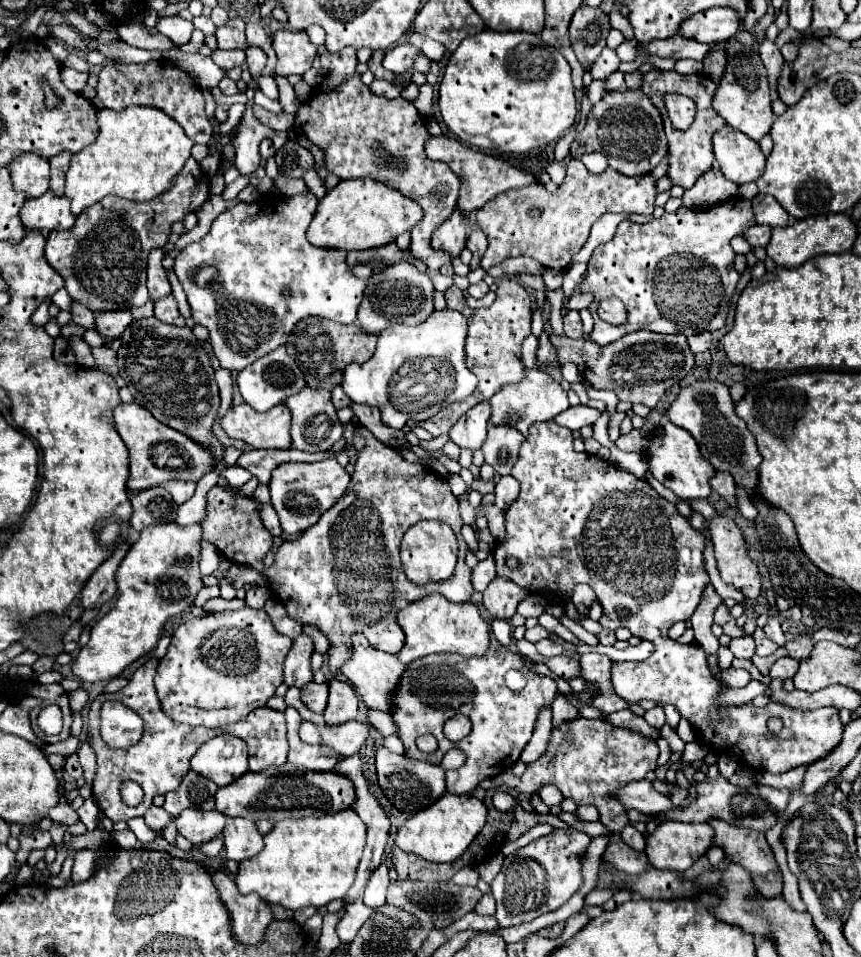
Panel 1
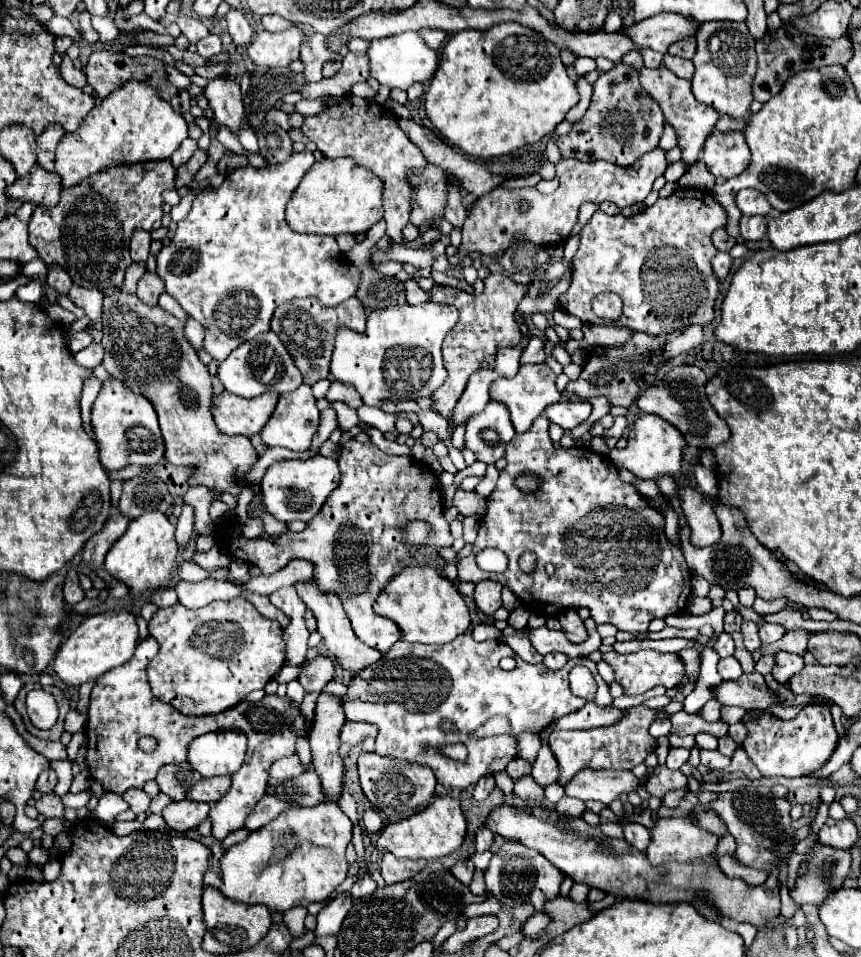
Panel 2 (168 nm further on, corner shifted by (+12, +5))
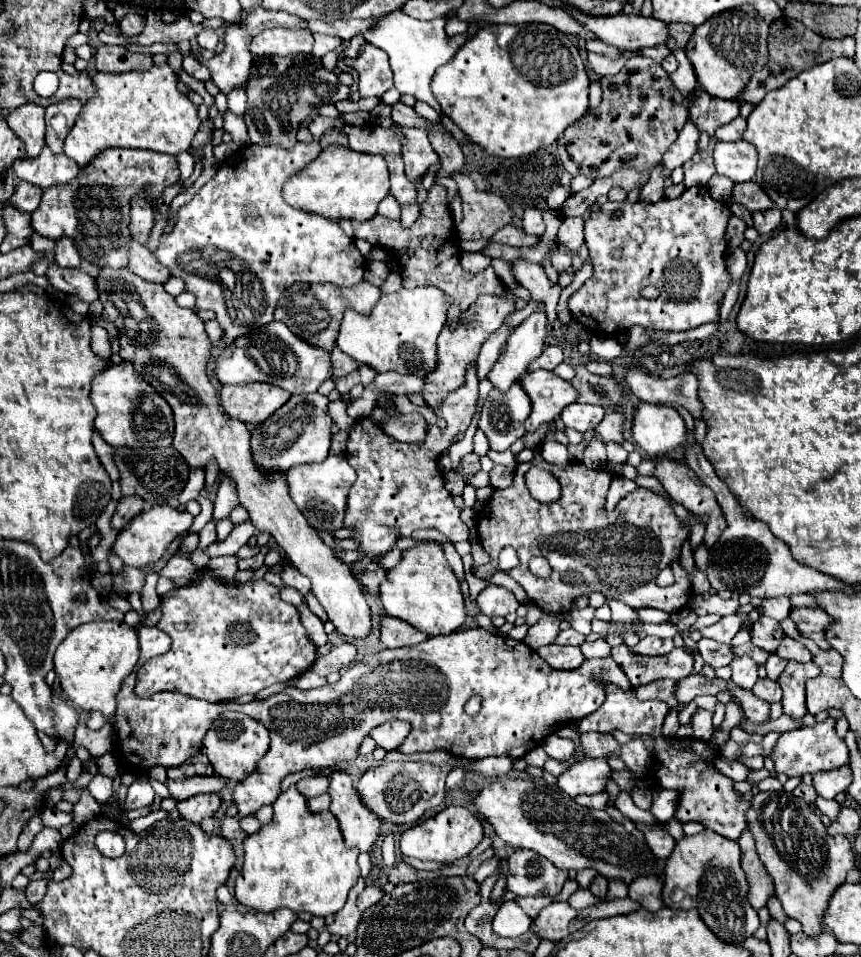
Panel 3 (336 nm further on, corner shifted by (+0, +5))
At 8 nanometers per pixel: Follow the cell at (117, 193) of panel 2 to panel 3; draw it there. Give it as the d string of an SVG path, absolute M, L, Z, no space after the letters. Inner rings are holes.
M103 150L85 166L73 182L65 186L51 186L49 190L43 190L41 204L31 214L31 226L41 236L49 238L61 238L69 236L75 242L75 248L79 250L81 258L95 264L95 266L113 266L113 268L125 268L127 266L127 242L129 242L129 200L133 194L137 194L141 188L149 188L151 198L157 198L163 194L163 190L179 180L179 164L177 158L169 158L169 154L153 154L149 150Z

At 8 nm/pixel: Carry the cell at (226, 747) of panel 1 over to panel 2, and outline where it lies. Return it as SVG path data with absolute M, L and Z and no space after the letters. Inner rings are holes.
M209 732L189 744L187 760L203 778L213 778L237 772L243 764L245 750L247 738L243 732Z

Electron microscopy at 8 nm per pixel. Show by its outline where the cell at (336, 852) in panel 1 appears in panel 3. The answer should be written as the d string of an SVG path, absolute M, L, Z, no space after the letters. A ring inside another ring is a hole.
M295 786L279 794L273 808L275 808L273 820L261 826L255 834L249 834L245 838L243 874L239 874L235 882L237 902L259 912L289 908L293 912L309 912L321 918L339 912L347 902L349 890L357 884L361 874L357 866L357 856L359 856L357 848L347 848L341 838L337 818L333 818L331 812L311 812L307 808L307 798Z

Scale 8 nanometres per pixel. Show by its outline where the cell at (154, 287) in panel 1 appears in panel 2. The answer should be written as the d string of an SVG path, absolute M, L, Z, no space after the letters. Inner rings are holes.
M137 230L131 238L131 260L133 262L147 262L149 258L149 246L151 246L151 234Z

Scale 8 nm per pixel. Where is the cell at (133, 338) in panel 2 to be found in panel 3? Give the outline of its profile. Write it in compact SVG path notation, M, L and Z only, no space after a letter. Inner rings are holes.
M109 266L99 268L99 276L95 278L97 282L97 292L99 292L99 302L105 308L105 316L119 328L119 344L121 344L121 358L123 360L131 360L135 370L153 386L159 388L161 396L169 402L169 406L173 408L175 414L175 436L173 436L173 446L175 450L187 460L187 464L193 466L201 466L205 468L209 458L217 458L221 472L229 474L235 484L237 484L237 492L239 492L239 502L243 508L249 510L251 514L251 522L257 530L267 530L277 544L281 546L281 550L287 554L287 558L293 562L293 566L305 574L311 584L313 584L313 592L319 598L319 602L323 604L323 608L329 614L329 620L335 624L337 632L347 636L347 638L365 638L371 632L371 614L369 614L369 604L359 588L359 582L355 580L355 576L351 574L351 568L347 564L343 564L341 560L335 558L333 550L329 546L325 546L325 542L319 538L319 532L309 526L309 522L305 522L305 516L297 510L295 502L289 496L287 484L283 480L283 476L275 474L265 478L265 474L261 474L257 470L257 466L253 464L253 456L249 450L249 430L243 422L237 422L233 418L229 418L219 404L219 394L215 390L215 386L211 384L209 376L207 376L207 360L211 356L211 342L205 334L203 328L203 320L199 318L199 314L191 308L181 308L175 298L171 294L167 294L163 290L161 284L155 282L145 282L143 278L139 278L137 274L133 274L129 268L119 268L113 270Z

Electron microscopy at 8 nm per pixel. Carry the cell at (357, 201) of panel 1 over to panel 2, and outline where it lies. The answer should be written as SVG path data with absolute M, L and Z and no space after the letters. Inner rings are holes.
M323 158L313 164L313 168L303 176L301 184L293 192L289 204L287 204L287 224L291 230L299 234L365 234L373 224L377 224L383 218L383 184L381 178L377 178L371 170L357 166L351 158L337 158L329 160Z

